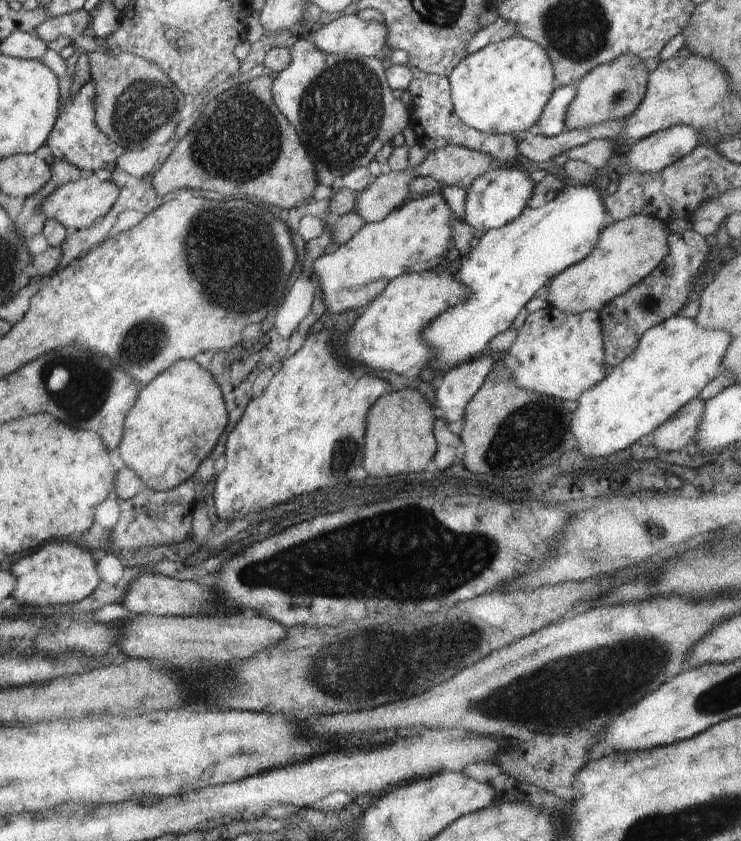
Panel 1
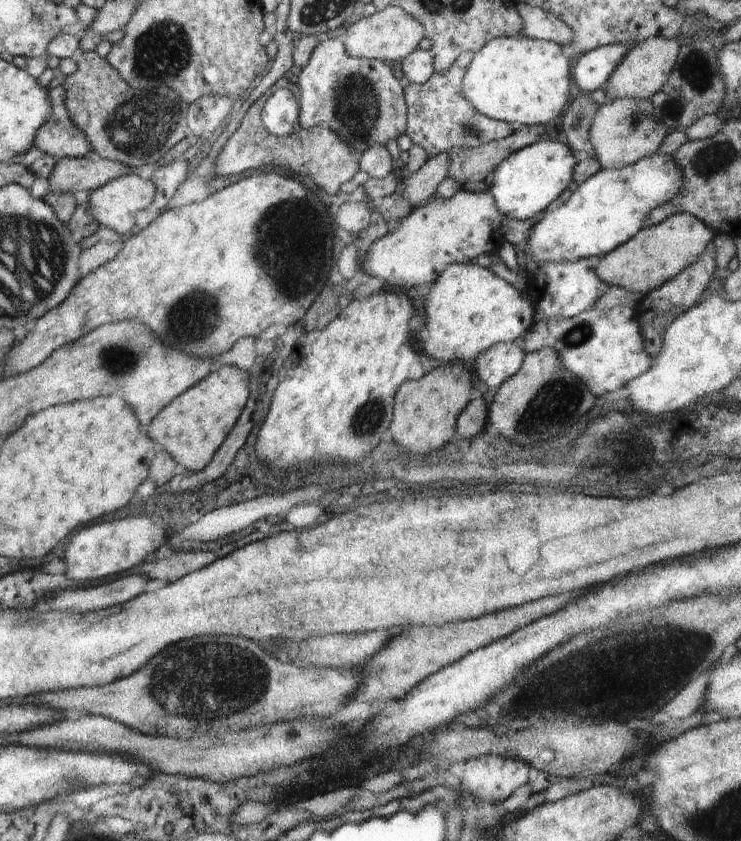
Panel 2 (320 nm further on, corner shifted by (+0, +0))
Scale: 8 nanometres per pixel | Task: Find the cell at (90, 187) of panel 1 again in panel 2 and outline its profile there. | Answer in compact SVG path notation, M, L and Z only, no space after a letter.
M133 173L120 176L115 180L110 180L101 188L91 191L85 195L88 203L88 210L92 218L98 222L101 227L106 227L111 233L124 235L133 232L136 225L136 212L147 210L154 200L154 184L150 179L141 178Z

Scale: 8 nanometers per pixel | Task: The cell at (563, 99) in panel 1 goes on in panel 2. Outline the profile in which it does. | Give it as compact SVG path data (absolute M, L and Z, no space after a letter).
M608 44L584 53L570 68L570 74L582 90L589 93L603 89L620 60L626 56L631 44Z

